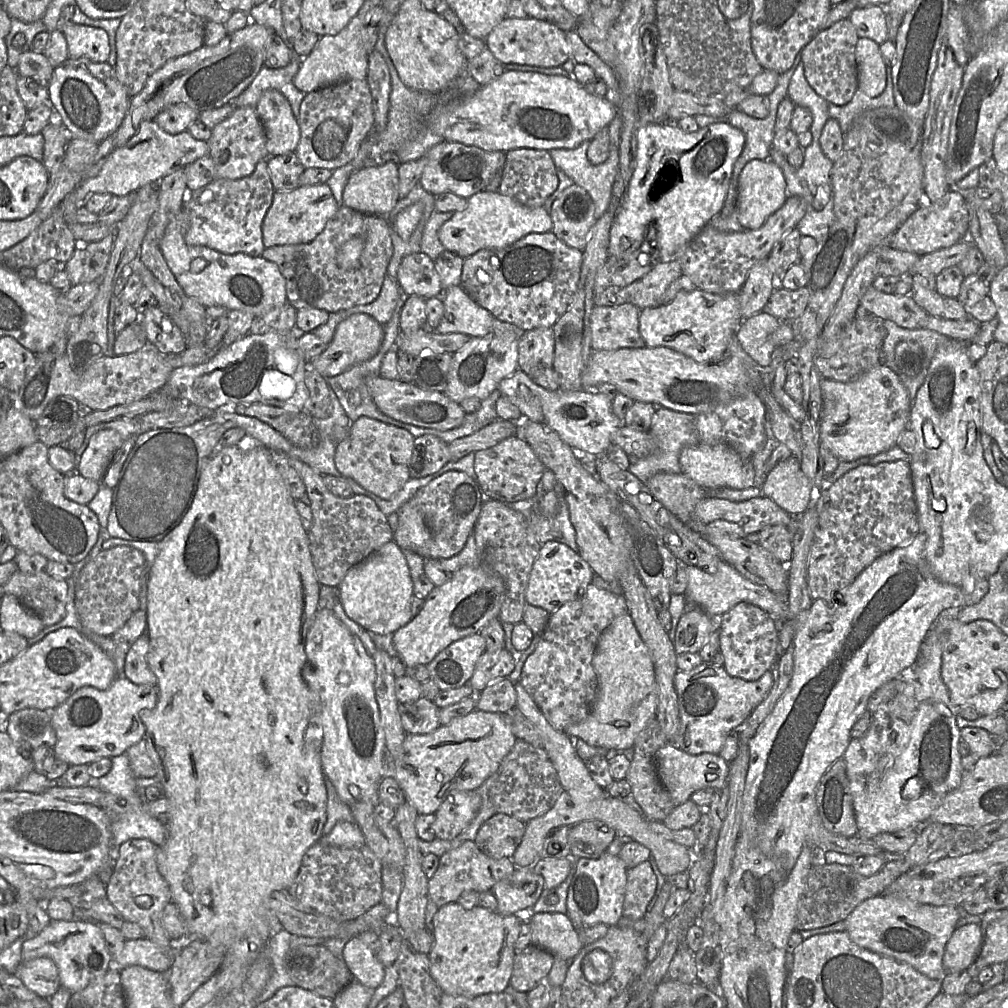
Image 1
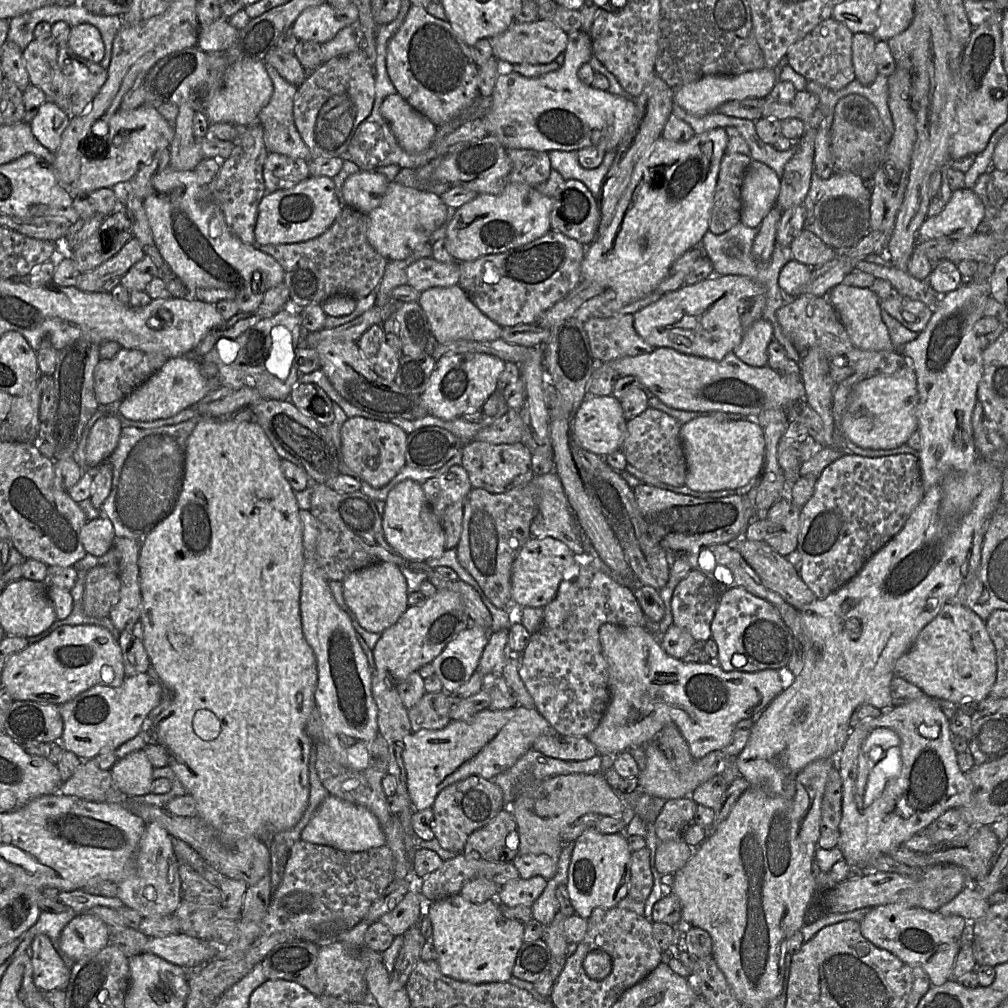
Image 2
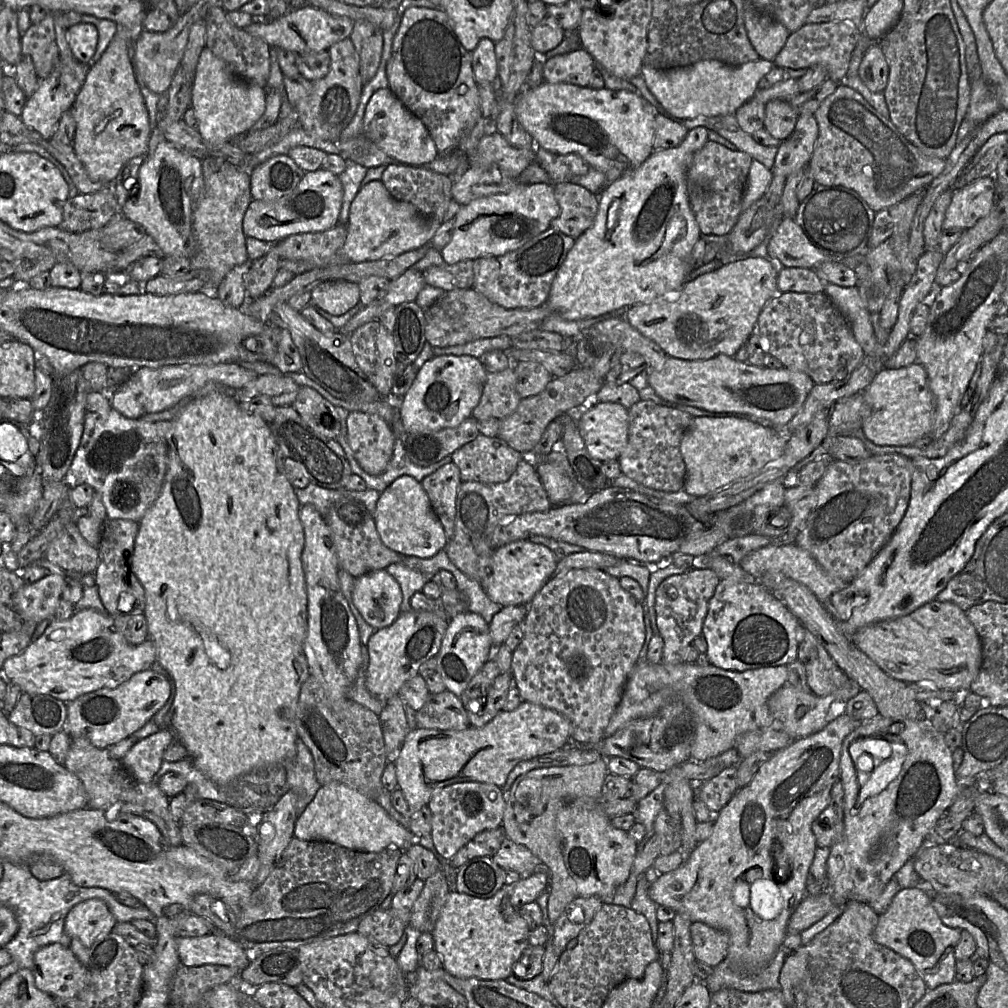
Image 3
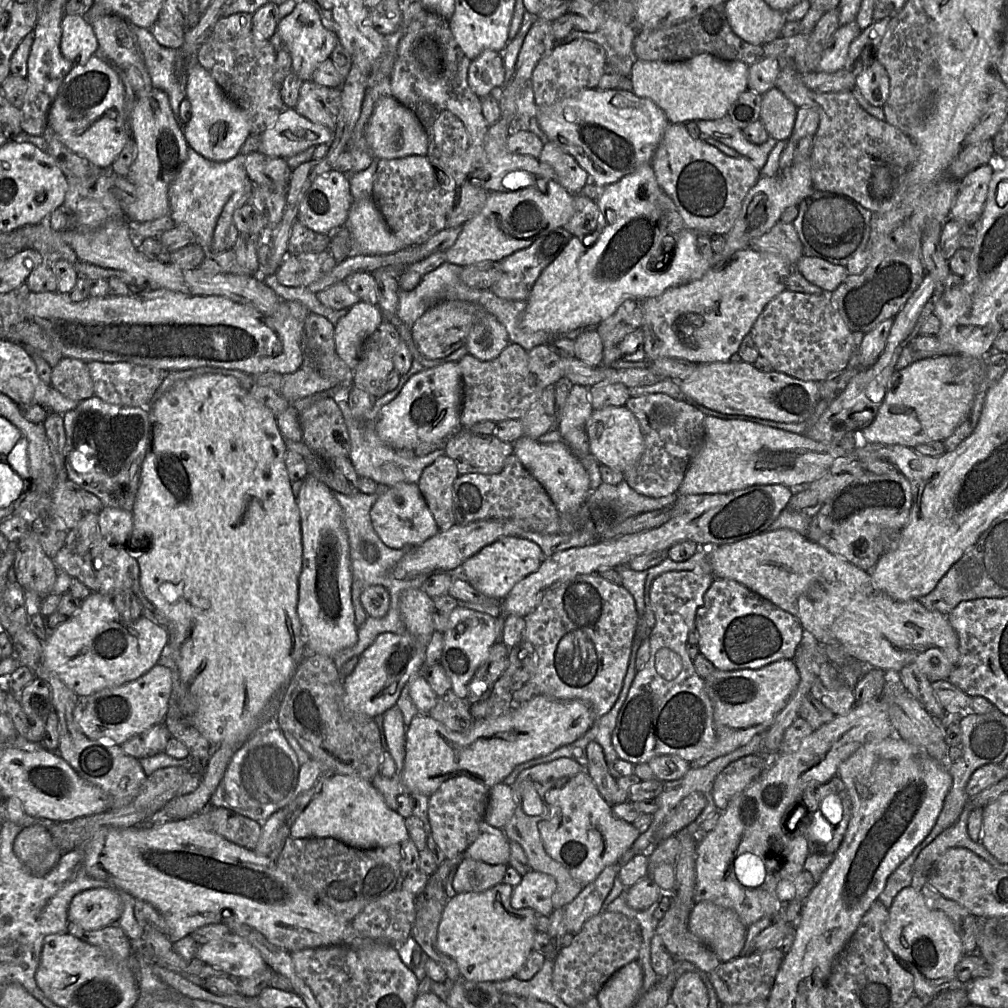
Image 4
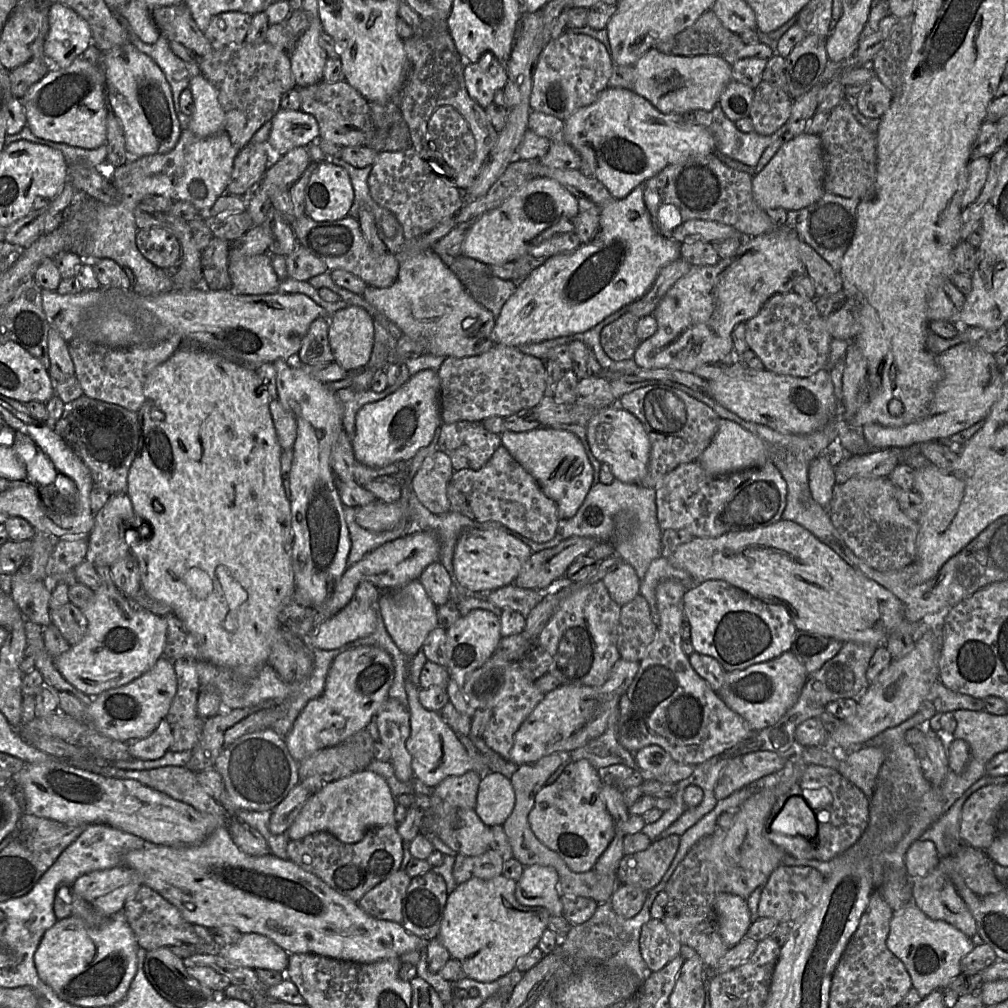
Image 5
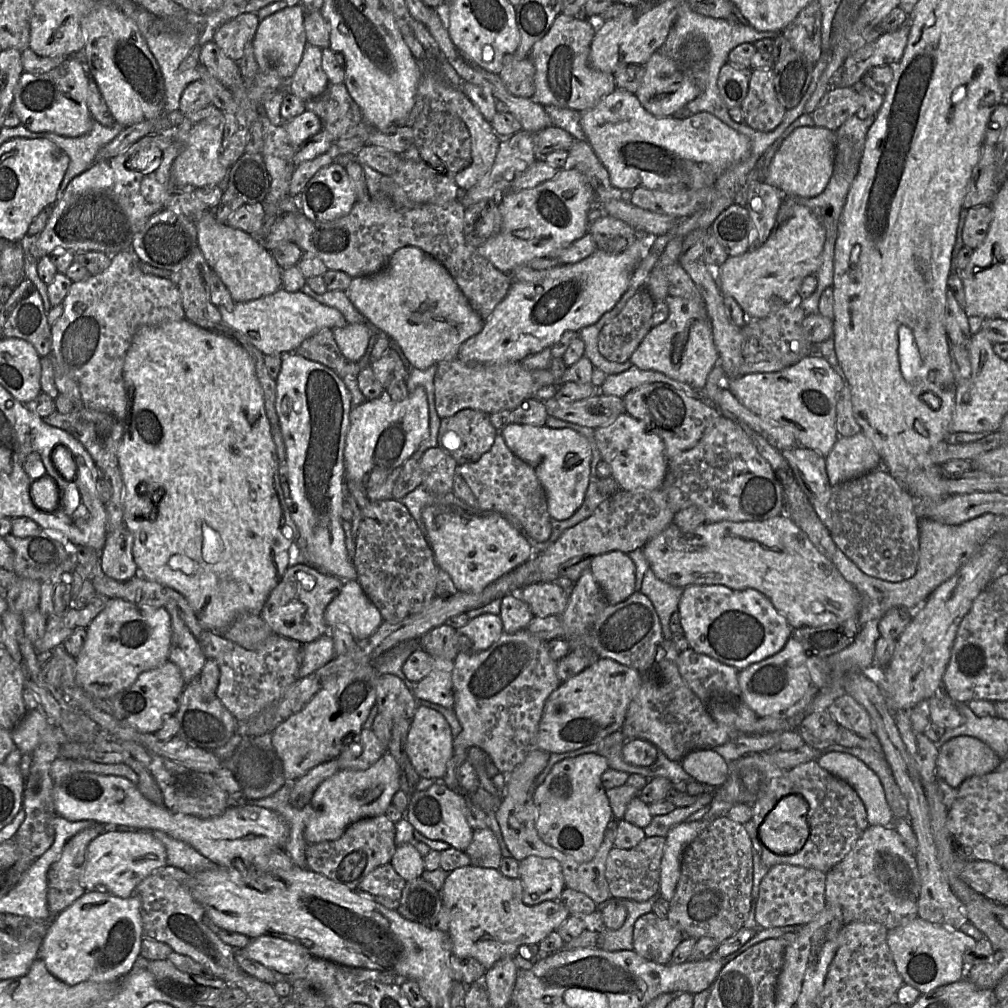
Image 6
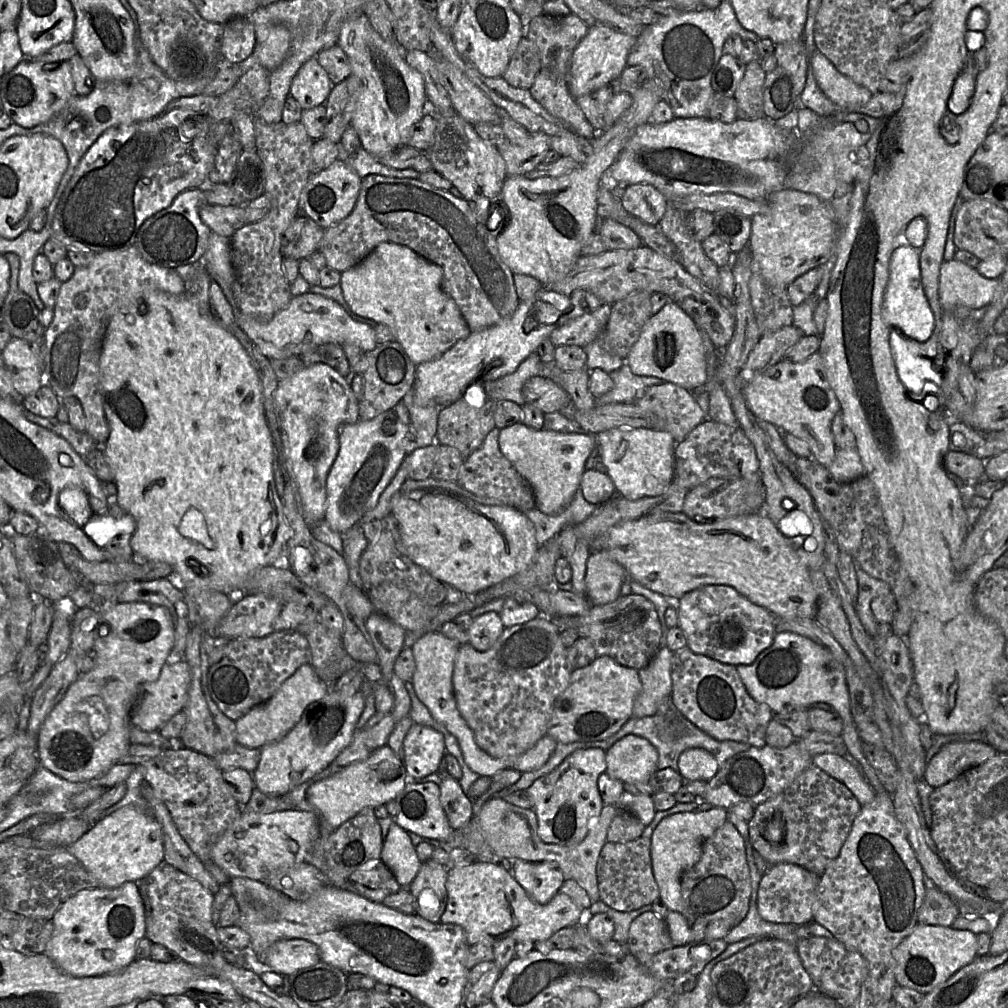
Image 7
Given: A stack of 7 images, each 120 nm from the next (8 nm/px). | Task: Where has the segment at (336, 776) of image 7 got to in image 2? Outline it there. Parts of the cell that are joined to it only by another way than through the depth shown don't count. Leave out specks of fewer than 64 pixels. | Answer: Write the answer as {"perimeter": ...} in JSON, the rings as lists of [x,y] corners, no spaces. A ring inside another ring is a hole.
{"perimeter":[[[333,795],[326,797],[317,807],[301,832],[305,842],[325,845],[345,852],[362,852],[386,845],[386,837],[377,818],[366,808],[351,804]]]}

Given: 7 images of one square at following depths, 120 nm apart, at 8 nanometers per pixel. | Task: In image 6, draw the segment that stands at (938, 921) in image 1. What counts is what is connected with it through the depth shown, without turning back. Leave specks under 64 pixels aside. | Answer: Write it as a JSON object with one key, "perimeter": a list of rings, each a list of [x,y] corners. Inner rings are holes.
{"perimeter":[[[919,916],[888,931],[887,943],[895,966],[905,984],[927,994],[940,986],[966,977],[964,954],[974,948],[977,941],[959,929],[932,923]]]}

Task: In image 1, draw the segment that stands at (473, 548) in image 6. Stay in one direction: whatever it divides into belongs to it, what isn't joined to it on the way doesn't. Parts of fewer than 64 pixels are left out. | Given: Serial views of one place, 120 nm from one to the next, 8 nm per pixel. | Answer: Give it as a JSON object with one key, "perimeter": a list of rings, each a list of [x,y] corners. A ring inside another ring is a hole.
{"perimeter":[[[548,541],[541,545],[531,569],[525,594],[526,603],[541,607],[551,614],[566,602],[581,596],[593,581],[594,575],[590,565],[577,551],[563,543]]]}

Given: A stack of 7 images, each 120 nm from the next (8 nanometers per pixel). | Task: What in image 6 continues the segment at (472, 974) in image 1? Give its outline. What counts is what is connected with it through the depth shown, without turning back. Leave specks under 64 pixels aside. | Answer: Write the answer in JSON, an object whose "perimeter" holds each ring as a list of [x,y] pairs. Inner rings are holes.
{"perimeter":[[[472,865],[457,868],[449,872],[440,893],[442,904],[449,917],[449,934],[451,937],[452,954],[459,957],[475,958],[486,968],[486,970],[491,968],[497,961],[503,958],[513,957],[520,946],[527,944],[538,944],[549,933],[556,930],[571,915],[568,909],[561,903],[560,900],[544,901],[534,906],[526,905],[522,900],[523,886],[521,880],[519,878],[507,877],[495,868],[476,867]]]}

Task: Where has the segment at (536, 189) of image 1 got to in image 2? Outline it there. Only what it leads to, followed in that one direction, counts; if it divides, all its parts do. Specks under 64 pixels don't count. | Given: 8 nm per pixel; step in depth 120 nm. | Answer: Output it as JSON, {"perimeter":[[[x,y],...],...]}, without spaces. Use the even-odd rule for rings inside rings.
{"perimeter":[[[507,149],[511,161],[510,183],[537,187],[550,176],[551,163],[548,152],[532,149]]]}

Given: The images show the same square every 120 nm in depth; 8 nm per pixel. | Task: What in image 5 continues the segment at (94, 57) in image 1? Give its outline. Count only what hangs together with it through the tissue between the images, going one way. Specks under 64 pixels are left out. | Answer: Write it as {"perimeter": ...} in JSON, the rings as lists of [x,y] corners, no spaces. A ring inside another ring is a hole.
{"perimeter":[[[50,3],[49,25],[44,50],[57,67],[70,66],[93,44],[87,21],[63,3]]]}

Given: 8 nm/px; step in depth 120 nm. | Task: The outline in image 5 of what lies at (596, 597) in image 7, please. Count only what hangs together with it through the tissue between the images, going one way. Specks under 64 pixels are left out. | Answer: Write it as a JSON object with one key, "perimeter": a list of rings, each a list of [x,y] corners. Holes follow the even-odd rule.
{"perimeter":[[[621,561],[602,581],[610,597],[620,606],[624,606],[639,594],[641,581],[634,568],[627,562]]]}

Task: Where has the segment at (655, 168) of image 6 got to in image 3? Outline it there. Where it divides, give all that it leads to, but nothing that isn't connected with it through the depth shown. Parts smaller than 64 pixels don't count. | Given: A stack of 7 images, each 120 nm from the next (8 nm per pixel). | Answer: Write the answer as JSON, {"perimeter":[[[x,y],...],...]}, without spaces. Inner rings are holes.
{"perimeter":[[[543,83],[522,94],[516,114],[519,123],[535,143],[556,155],[577,154],[590,168],[606,176],[606,184],[619,179],[630,169],[638,168],[653,152],[656,111],[641,95],[627,90],[583,88],[567,83]]]}

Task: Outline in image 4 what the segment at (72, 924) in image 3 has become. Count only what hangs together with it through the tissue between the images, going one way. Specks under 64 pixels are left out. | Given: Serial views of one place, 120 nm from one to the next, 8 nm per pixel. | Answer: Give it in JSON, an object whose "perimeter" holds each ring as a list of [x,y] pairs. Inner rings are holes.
{"perimeter":[[[112,886],[93,888],[73,897],[68,907],[68,921],[86,931],[98,930],[116,924],[121,912],[118,890]]]}

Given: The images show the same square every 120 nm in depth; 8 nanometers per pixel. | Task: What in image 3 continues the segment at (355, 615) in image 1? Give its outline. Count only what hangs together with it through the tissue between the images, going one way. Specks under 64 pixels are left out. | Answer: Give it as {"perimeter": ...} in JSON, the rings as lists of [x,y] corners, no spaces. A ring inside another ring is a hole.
{"perimeter":[[[386,569],[355,578],[353,602],[363,619],[375,630],[390,626],[401,614],[402,591]]]}

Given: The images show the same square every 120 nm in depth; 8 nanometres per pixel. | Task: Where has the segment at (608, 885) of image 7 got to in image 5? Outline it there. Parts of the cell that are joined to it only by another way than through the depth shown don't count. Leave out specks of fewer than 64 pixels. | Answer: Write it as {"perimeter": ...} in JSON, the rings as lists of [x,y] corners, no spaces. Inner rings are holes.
{"perimeter":[[[669,835],[651,842],[643,851],[624,854],[616,872],[622,885],[633,885],[645,891],[660,883],[670,867],[680,844],[680,836]]]}

